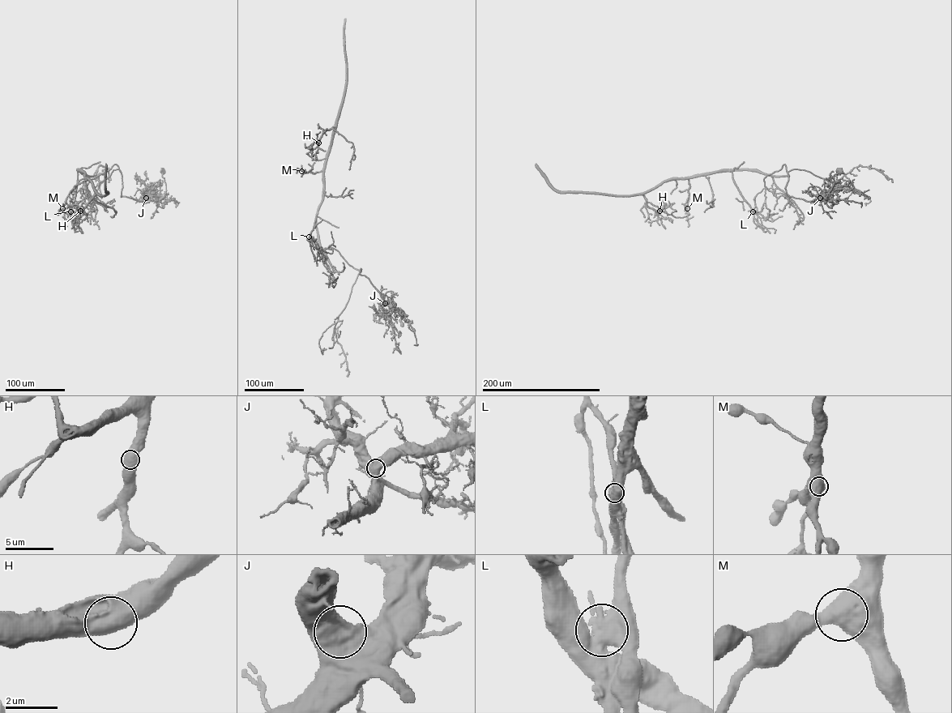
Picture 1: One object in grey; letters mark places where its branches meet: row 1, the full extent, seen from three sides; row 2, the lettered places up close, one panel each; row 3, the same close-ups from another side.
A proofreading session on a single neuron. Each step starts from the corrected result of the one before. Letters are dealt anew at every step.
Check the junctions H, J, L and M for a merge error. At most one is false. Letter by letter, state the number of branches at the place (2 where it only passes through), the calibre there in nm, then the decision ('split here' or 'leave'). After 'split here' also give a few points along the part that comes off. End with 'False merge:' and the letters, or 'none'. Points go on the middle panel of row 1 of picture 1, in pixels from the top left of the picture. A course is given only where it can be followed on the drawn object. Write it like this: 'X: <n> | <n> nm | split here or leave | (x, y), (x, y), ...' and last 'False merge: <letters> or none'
H: 2 | 850 nm | leave
J: 2 | 750 nm | leave
L: 2 | 750 nm | split here | (309, 236), (322, 250), (332, 248), (349, 265), (361, 269), (359, 273), (384, 302), (382, 310), (401, 353)
M: 2 | 850 nm | leave
False merge: L

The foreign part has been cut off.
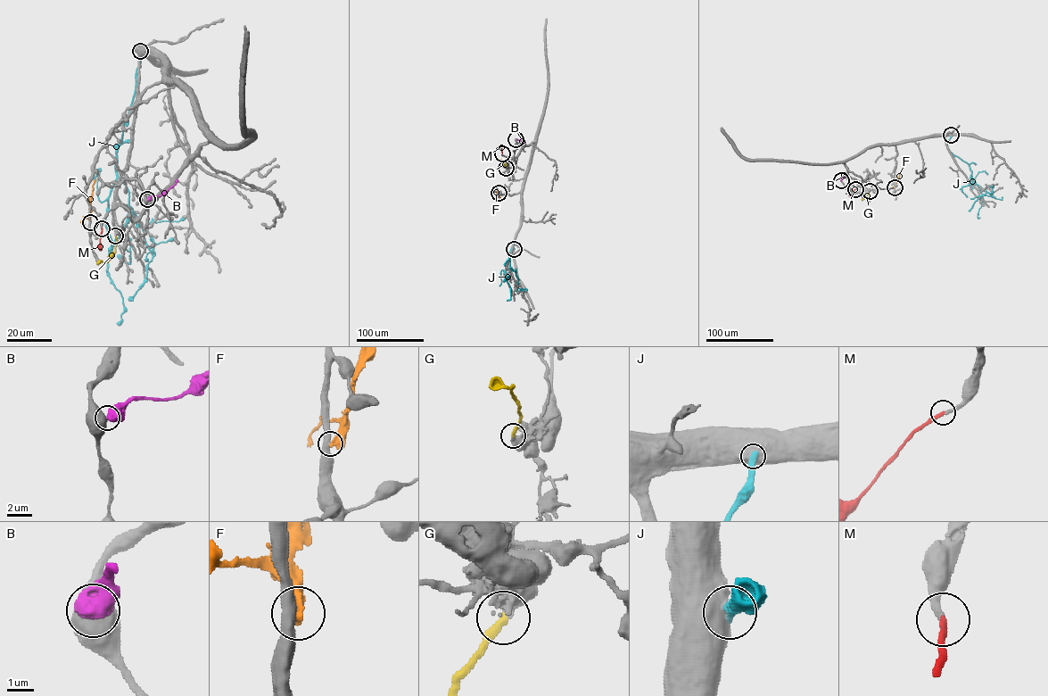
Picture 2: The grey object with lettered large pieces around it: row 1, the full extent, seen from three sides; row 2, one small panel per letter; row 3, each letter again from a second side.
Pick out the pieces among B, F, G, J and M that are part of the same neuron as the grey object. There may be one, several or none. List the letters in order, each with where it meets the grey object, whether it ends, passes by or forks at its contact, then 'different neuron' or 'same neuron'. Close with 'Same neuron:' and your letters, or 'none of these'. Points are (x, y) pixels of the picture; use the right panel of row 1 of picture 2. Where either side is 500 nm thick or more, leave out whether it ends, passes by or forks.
B: (841, 180) | different neuron
F: (895, 187) | different neuron
G: (870, 191) | it ends | same neuron
J: (951, 135) | different neuron
M: (855, 189) | it ends | same neuron
Same neuron: G, M

